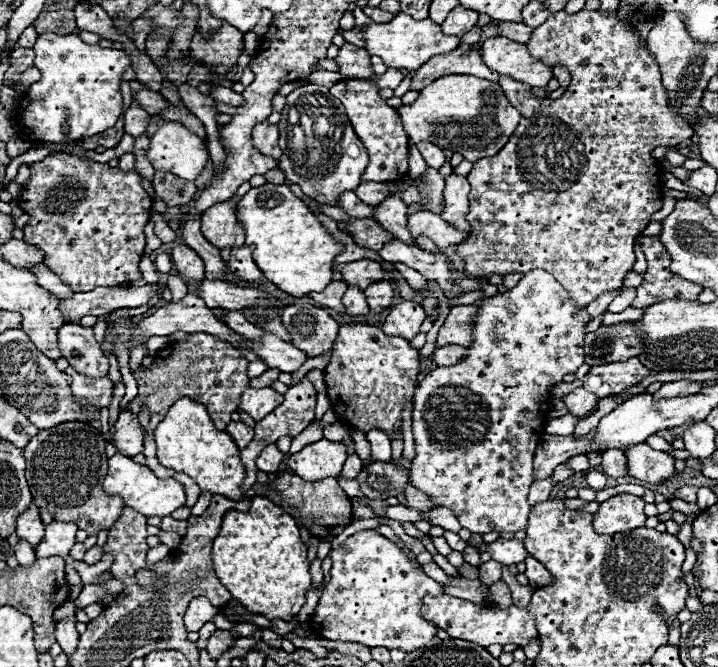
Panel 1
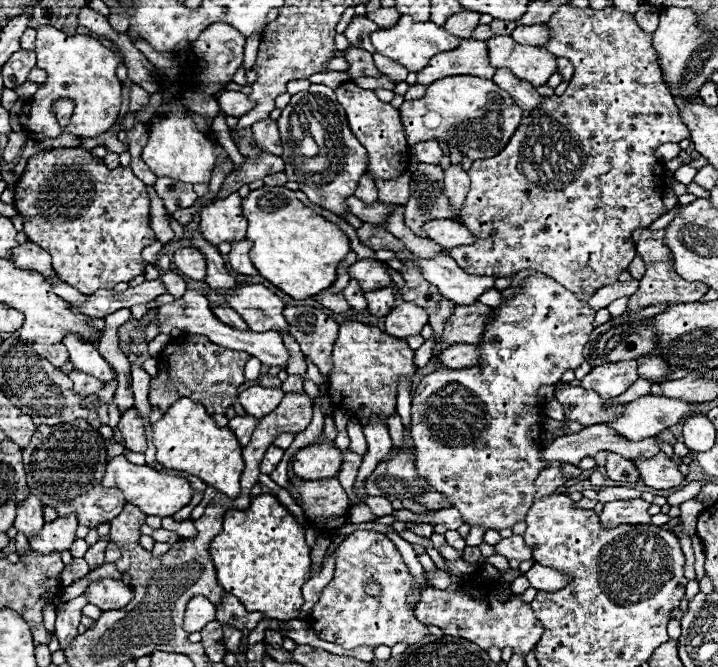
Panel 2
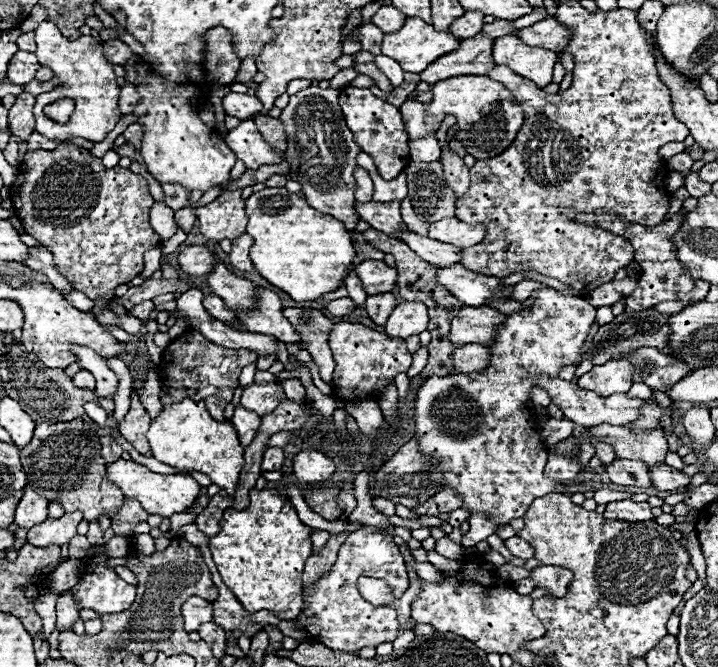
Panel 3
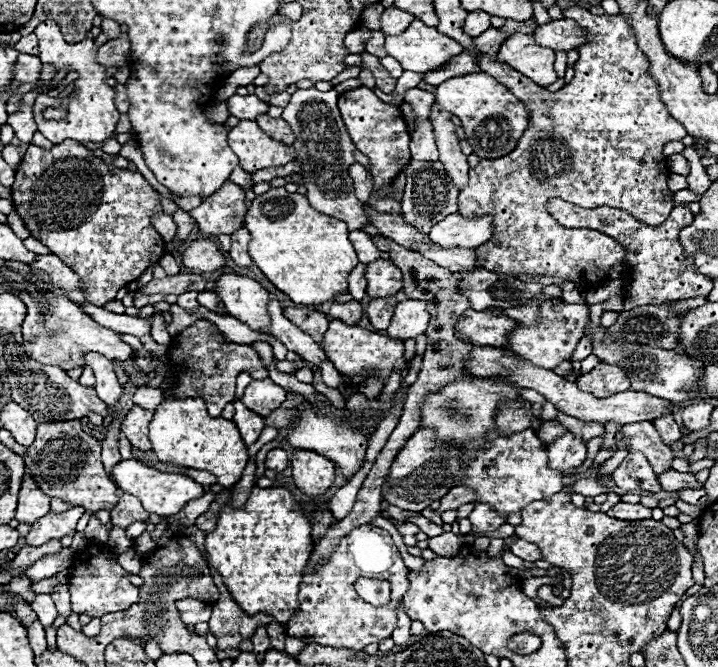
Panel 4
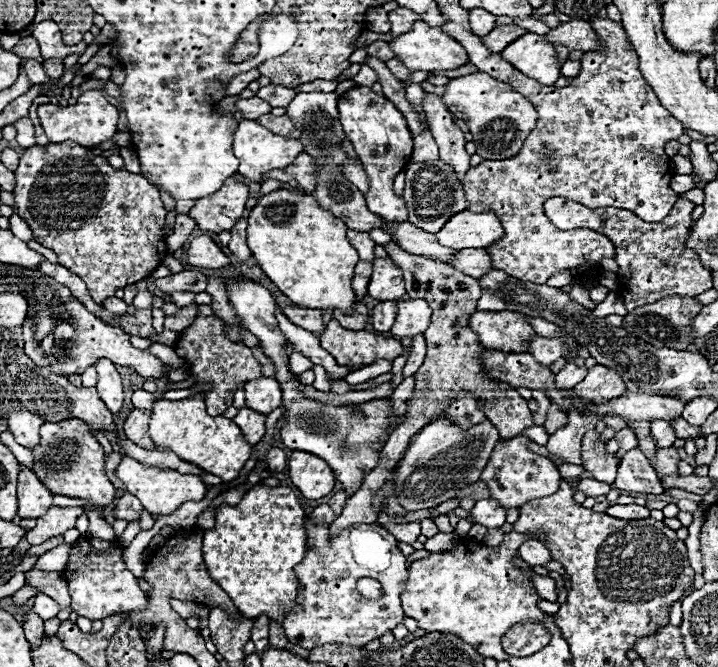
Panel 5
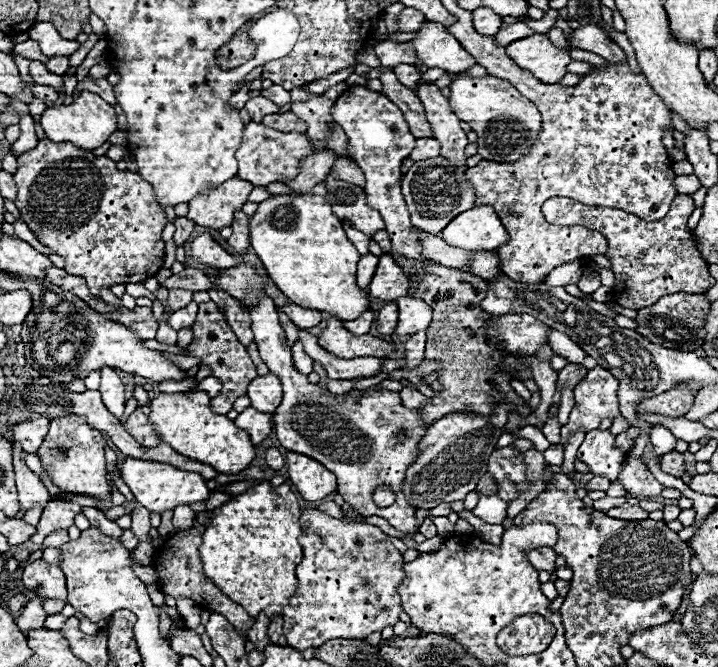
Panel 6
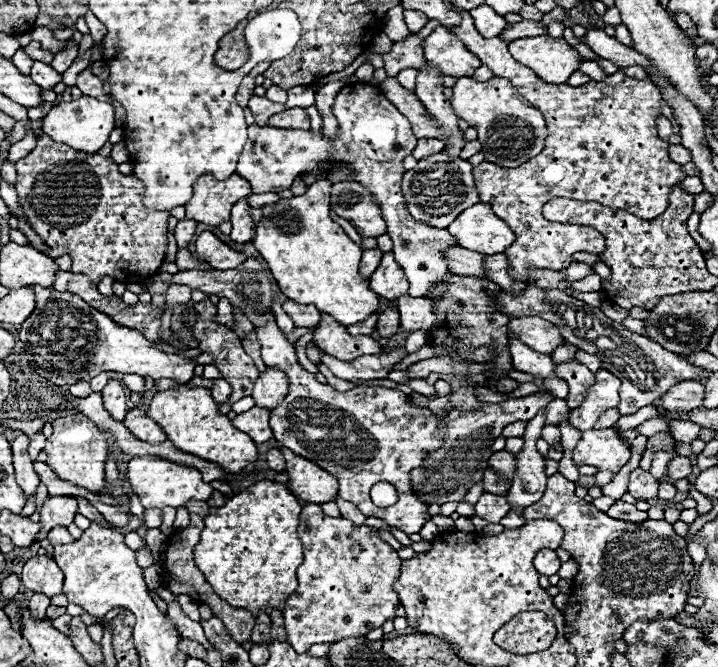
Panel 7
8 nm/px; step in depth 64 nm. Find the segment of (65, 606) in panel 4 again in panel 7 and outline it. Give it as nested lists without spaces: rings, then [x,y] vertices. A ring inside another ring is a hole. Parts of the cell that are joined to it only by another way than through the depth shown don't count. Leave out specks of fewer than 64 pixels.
[[[34,556],[24,564],[22,584],[32,592],[44,592],[46,596],[52,598],[56,594],[62,594],[64,574],[60,572],[52,558]]]

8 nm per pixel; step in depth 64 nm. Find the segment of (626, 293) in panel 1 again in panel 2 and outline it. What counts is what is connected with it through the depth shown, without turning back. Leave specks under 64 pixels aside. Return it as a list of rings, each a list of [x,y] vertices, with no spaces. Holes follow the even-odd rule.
[[[622,296],[622,298],[614,300],[614,302],[610,302],[610,306],[608,306],[608,312],[610,312],[610,316],[612,316],[612,318],[616,318],[616,316],[622,316],[622,314],[626,312],[628,300],[630,300],[630,296]]]

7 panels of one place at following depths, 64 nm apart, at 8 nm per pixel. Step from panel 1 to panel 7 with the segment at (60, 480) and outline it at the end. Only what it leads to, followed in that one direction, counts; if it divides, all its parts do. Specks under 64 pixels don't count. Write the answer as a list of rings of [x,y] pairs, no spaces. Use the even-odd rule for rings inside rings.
[[[72,414],[64,418],[52,420],[52,436],[48,436],[44,452],[48,454],[46,464],[52,468],[52,472],[64,480],[70,482],[72,486],[86,488],[90,492],[104,492],[104,462],[108,456],[108,442],[100,428],[96,428],[86,416],[82,414]]]

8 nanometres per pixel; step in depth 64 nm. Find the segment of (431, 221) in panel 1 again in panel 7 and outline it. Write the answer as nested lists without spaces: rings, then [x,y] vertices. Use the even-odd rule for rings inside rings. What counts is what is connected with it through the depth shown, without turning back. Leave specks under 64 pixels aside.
[[[482,202],[466,208],[448,226],[448,232],[456,238],[458,246],[480,254],[500,254],[514,242],[508,224],[492,212],[490,204]]]

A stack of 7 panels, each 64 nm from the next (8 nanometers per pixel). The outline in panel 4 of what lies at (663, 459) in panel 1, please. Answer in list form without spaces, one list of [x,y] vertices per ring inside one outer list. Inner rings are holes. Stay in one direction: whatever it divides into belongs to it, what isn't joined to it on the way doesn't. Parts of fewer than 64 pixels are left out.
[[[666,470],[656,474],[662,490],[666,492],[678,492],[684,488],[700,488],[702,484],[696,482],[694,474],[684,474],[684,472],[676,472],[676,470]]]

